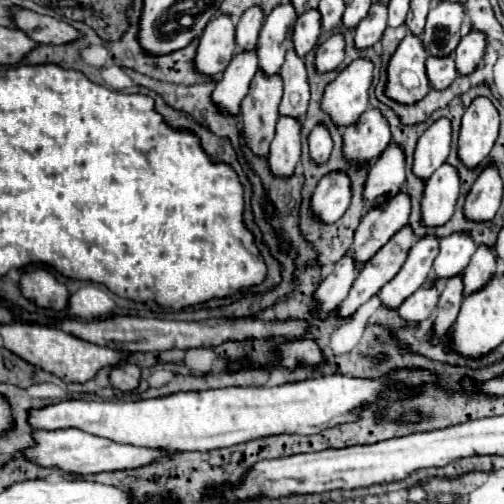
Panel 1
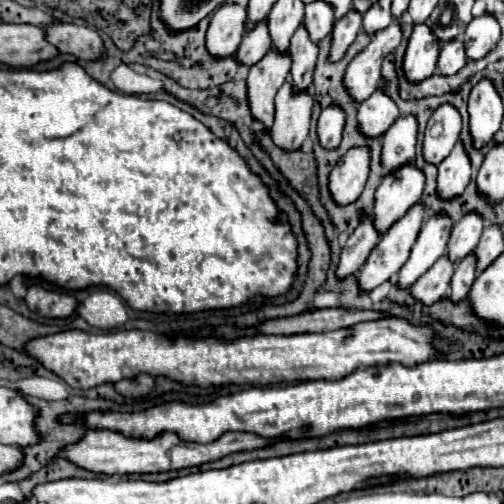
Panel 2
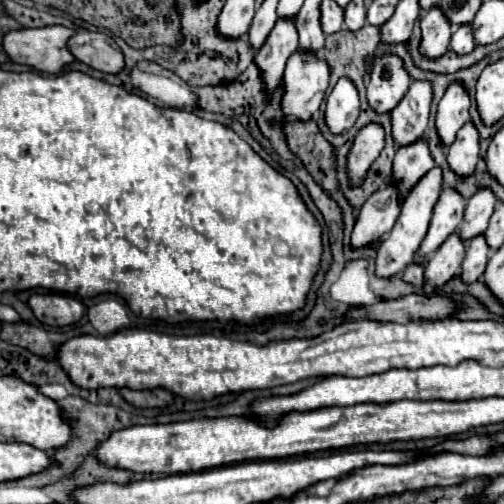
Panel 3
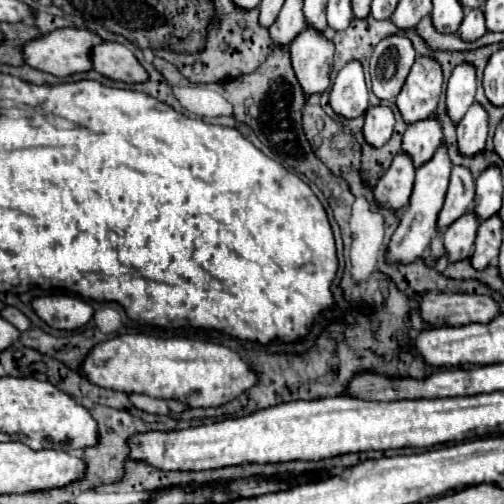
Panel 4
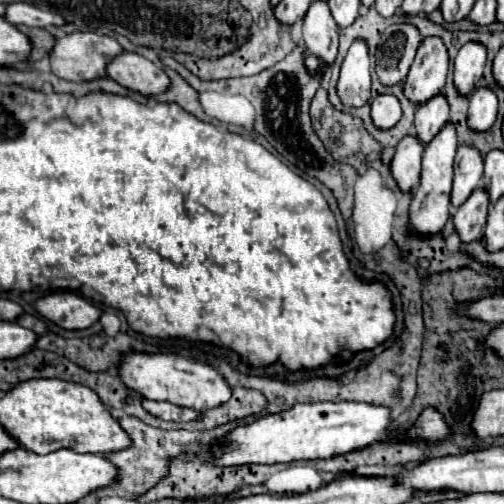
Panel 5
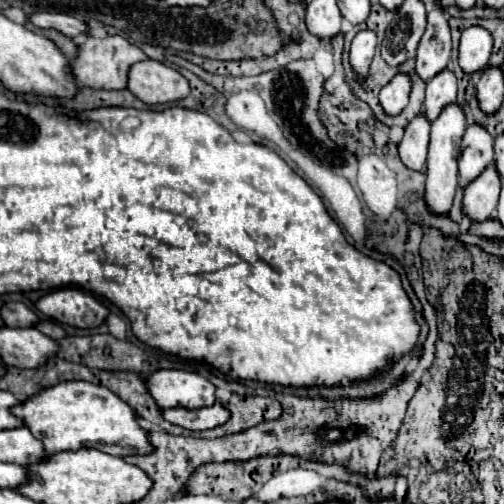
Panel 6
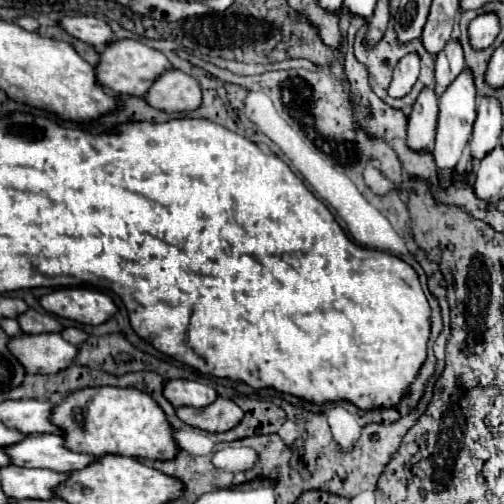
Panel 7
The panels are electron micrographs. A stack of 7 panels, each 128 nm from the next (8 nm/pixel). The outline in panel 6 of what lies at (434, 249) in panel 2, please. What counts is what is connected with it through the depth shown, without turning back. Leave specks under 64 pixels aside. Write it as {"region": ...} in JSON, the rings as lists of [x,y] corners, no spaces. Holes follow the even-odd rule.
{"region":[[[470,124],[462,138],[462,152],[458,158],[458,168],[462,176],[462,186],[468,186],[480,172],[494,162],[494,138],[482,124]]]}

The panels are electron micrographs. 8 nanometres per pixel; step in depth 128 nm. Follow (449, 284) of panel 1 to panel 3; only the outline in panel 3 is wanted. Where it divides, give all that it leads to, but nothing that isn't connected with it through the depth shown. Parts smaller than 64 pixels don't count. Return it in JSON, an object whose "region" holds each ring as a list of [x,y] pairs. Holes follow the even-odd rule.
{"region":[[[480,234],[470,238],[466,244],[466,258],[462,264],[460,278],[464,282],[476,282],[484,274],[488,258],[490,258],[490,246],[486,242],[486,236]]]}

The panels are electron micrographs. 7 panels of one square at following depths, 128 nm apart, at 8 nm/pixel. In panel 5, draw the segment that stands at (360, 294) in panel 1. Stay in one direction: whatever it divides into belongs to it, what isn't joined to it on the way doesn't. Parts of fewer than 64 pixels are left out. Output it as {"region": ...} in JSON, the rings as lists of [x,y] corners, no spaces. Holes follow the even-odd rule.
{"region":[[[446,122],[442,130],[426,144],[424,158],[422,158],[422,180],[420,186],[414,190],[414,198],[410,204],[410,226],[416,234],[428,236],[438,234],[450,218],[450,190],[452,190],[452,176],[454,176],[454,156],[458,148],[456,126]]]}

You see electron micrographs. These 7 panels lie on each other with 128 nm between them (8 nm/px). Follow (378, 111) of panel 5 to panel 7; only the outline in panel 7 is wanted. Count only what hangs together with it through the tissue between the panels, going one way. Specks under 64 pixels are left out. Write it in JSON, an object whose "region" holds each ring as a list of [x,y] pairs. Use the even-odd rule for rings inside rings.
{"region":[[[406,54],[398,66],[394,68],[394,78],[392,78],[392,84],[388,88],[390,96],[406,96],[410,92],[410,88],[414,86],[416,78],[420,74],[420,58],[418,54]]]}

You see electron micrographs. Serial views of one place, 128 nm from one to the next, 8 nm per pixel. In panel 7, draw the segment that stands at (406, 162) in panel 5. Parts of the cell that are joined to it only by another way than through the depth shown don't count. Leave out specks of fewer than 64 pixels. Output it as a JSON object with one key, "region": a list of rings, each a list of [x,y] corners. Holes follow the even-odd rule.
{"region":[[[424,88],[418,94],[410,112],[408,146],[412,150],[434,148],[436,122],[438,122],[438,96],[434,88]]]}

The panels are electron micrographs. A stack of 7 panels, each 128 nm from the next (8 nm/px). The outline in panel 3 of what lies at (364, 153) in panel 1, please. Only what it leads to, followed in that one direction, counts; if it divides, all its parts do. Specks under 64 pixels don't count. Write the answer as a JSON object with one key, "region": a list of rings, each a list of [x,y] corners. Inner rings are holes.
{"region":[[[386,54],[374,60],[368,78],[368,102],[376,112],[390,112],[408,90],[412,82],[410,74],[404,70],[404,62],[396,54]]]}

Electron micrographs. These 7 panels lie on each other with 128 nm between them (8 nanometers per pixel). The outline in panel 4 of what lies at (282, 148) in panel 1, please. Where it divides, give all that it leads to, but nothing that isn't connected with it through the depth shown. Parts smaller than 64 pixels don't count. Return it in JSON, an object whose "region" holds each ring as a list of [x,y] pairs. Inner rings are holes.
{"region":[[[308,26],[290,44],[292,66],[306,96],[324,92],[330,86],[330,70],[334,58],[334,44],[324,32]]]}

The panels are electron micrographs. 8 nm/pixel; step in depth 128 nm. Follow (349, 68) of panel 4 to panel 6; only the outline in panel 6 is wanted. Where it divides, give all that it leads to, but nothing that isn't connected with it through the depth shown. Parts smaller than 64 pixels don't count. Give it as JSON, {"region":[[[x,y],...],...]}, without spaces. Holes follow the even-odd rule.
{"region":[[[362,30],[354,36],[350,46],[350,62],[360,76],[368,74],[374,50],[376,50],[376,32]]]}

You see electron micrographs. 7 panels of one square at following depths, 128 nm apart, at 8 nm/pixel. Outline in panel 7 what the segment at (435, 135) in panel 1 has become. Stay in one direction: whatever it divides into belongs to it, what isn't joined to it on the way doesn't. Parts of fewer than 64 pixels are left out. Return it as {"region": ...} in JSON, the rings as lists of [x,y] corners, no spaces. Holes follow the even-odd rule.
{"region":[[[480,14],[470,22],[470,42],[474,48],[488,48],[500,32],[500,20],[496,14]]]}

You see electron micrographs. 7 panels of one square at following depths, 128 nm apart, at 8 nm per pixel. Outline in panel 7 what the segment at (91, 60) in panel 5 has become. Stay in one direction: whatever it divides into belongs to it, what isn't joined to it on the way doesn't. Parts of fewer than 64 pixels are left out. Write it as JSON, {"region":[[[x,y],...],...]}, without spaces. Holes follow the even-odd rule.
{"region":[[[116,40],[112,44],[108,44],[108,48],[100,54],[100,64],[96,68],[96,76],[98,82],[108,88],[114,90],[116,94],[122,96],[140,96],[144,98],[148,94],[148,88],[168,70],[172,70],[174,66],[170,64],[170,60],[156,48],[150,48],[138,40]]]}

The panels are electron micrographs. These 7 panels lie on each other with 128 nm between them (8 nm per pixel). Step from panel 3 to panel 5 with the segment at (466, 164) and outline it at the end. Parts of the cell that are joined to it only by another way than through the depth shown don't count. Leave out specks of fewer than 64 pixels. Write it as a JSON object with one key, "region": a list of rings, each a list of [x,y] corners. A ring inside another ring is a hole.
{"region":[[[476,88],[470,96],[468,108],[468,126],[472,130],[488,130],[496,122],[498,98],[490,88]]]}

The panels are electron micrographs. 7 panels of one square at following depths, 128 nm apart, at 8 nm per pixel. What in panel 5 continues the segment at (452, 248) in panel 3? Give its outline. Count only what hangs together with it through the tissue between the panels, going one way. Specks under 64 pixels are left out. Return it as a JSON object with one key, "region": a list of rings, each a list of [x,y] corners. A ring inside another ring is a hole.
{"region":[[[476,188],[470,198],[454,212],[454,226],[462,242],[472,242],[484,236],[486,216],[490,208],[490,194],[484,188]]]}

